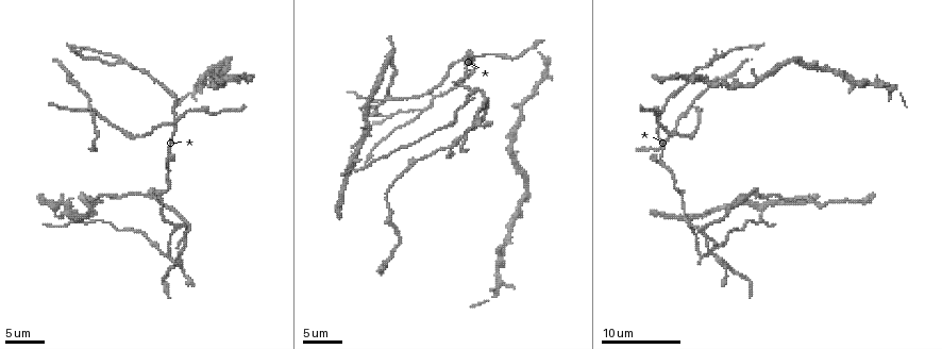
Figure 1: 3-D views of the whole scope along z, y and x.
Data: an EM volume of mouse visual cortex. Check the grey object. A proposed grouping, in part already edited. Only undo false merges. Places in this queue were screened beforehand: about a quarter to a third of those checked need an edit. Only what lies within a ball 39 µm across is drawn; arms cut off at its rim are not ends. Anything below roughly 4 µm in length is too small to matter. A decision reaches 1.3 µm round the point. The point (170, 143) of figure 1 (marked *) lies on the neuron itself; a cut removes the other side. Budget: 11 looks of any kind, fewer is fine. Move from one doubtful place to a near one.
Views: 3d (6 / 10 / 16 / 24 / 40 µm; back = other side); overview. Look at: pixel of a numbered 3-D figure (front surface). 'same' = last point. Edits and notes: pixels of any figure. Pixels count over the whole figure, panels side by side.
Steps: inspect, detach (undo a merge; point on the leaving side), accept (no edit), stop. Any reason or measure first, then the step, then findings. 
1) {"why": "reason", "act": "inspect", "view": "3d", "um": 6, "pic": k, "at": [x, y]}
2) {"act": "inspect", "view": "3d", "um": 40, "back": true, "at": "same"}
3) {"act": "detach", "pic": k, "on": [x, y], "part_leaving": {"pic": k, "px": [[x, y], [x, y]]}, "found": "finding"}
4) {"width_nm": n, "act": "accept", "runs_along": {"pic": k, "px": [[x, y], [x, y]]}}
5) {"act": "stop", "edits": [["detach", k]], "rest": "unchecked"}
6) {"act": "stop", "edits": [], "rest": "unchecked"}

{"why": "a narrow waist", "act": "inspect", "view": "3d", "um": 6, "pic": 1, "at": [661, 160]}

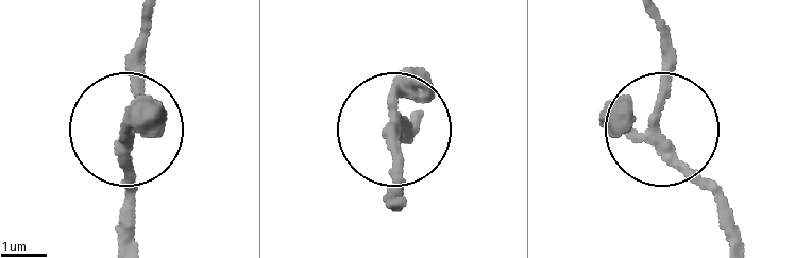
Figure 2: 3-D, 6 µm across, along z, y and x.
{"act": "accept", "runs_along": {"pic": 2, "px": [[140, 34], [129, 221]]}, "found": "all the same neuron"}

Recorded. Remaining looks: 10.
{"why": "two arms in line, one across", "act": "inspect", "view": "3d", "um": 16, "pic": 1, "at": [177, 227]}

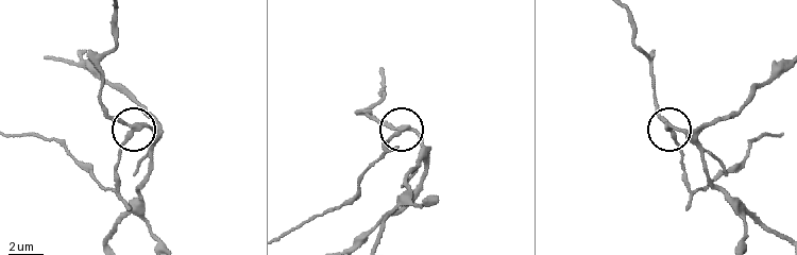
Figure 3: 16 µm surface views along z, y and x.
{"width_nm": 230, "act": "detach", "pic": 3, "on": [120, 152], "part_leaving": {"pic": 3, "px": [[132, 129], [119, 153], [112, 190], [55, 141], [20, 136]]}, "found": "two neurons meet here"}

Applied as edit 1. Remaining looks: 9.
{"why": "looks like a crossing", "act": "inspect", "view": "3d", "um": 10, "pic": 1, "at": [173, 124]}

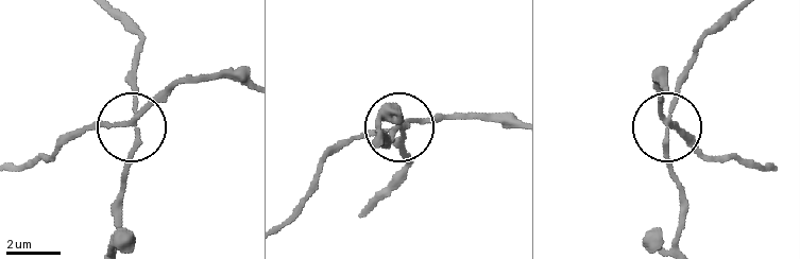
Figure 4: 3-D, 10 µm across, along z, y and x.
{"act": "accept", "runs_along": {"pic": 4, "px": [[682, 187], [668, 161], [668, 127], [682, 134]]}, "found": "one neuron here"}

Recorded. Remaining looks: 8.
{"why": "four arms meet", "act": "inspect", "view": "3d", "um": 10, "pic": 1, "at": [393, 96]}

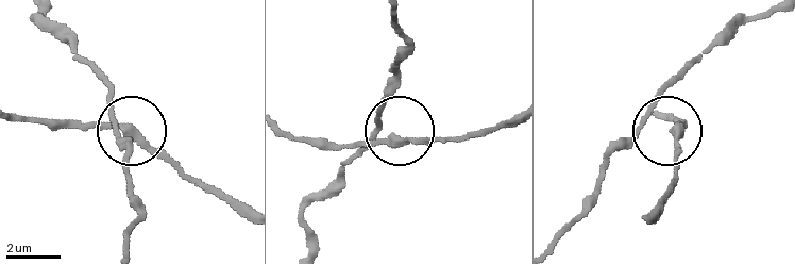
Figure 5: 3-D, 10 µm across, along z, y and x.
{"act": "inspect", "view": "3d", "um": 10, "back": true, "pic": 5, "at": [395, 139]}

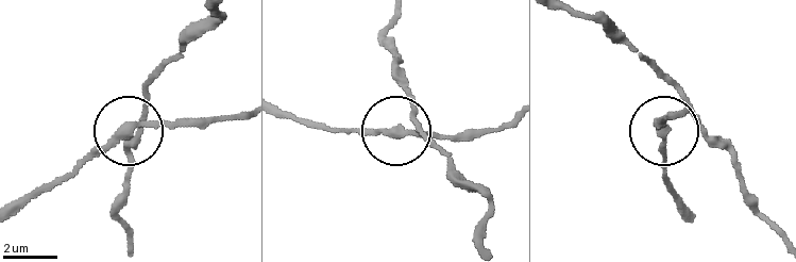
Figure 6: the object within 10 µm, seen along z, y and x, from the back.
{"arms": 4, "act": "accept", "runs_along": {"pic": 6, "px": [[285, 112], [333, 128], [475, 135]]}, "found": "continuous, no second neuron"}

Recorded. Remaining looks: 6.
{"why": "side arm on a straight run", "act": "inspect", "view": "3d", "um": 6, "pic": 1, "at": [124, 62]}

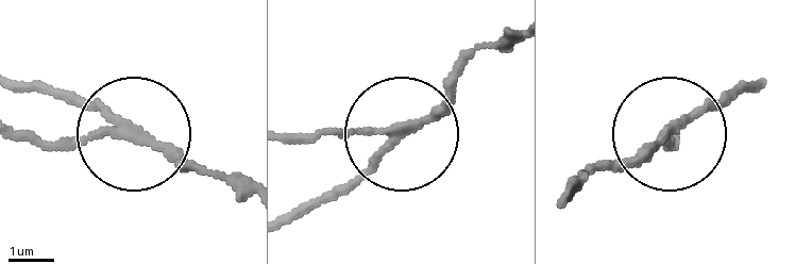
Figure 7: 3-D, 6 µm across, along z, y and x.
{"arms": 3, "act": "detach", "pic": 7, "on": [89, 109], "part_leaving": {"pic": 7, "px": [[140, 129], [18, 87]]}, "found": "a second neuron is stuck on"}

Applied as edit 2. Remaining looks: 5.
{"act": "stop", "edits": [["detach", 3], ["detach", 7]], "rest": "unchecked"}

